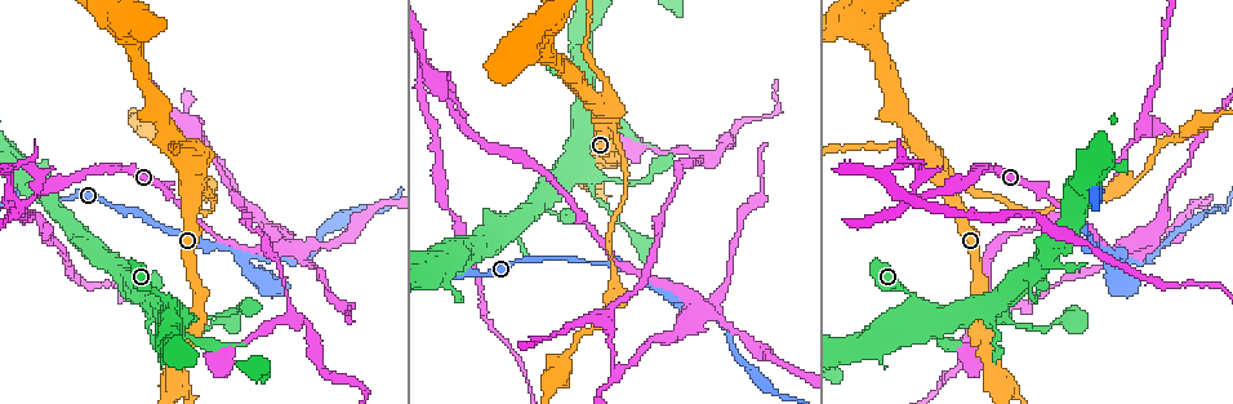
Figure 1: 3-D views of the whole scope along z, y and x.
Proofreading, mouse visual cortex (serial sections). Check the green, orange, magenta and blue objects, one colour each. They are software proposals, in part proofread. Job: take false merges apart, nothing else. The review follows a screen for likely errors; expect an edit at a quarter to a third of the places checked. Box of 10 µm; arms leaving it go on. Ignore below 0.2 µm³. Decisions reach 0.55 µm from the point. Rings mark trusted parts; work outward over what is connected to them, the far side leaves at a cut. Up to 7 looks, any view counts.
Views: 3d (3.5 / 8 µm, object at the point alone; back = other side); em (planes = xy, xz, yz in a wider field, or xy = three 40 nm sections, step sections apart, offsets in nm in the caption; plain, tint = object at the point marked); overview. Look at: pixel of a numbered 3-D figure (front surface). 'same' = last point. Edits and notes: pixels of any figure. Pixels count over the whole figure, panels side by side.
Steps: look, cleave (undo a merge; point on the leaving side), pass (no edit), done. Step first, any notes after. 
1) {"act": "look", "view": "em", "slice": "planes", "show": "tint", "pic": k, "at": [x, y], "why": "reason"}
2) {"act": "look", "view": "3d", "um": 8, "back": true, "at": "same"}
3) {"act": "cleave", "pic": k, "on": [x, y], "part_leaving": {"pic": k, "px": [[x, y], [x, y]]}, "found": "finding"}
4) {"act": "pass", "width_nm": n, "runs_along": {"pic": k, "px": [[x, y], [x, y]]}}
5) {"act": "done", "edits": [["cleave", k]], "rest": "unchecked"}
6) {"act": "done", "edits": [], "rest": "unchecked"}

{"act": "look", "view": "3d", "um": 3.5, "pic": 1, "at": [189, 185], "why": "branch point"}

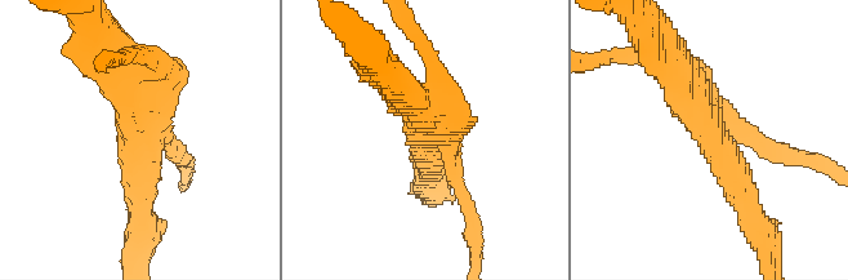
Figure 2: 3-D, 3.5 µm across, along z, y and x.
{"act": "look", "view": "em", "slice": "planes", "show": "tint", "pic": 2, "at": [712, 132]}

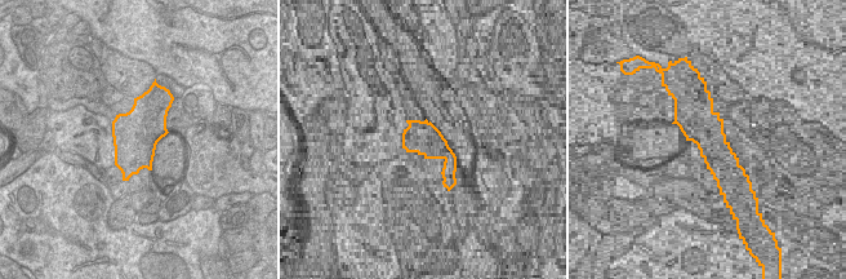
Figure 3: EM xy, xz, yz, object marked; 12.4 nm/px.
{"act": "cleave", "pic": 2, "on": [772, 147], "part_leaving": {"pic": 2, "px": [[724, 118], [771, 149], [820, 164]]}, "found": "two cells meet here"}

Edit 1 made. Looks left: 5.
{"act": "look", "view": "overview", "why": "redraw"}

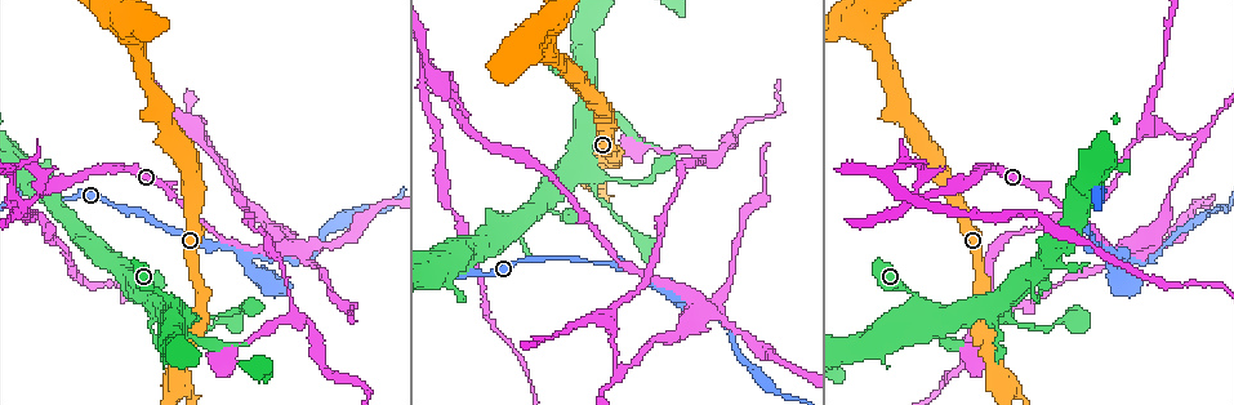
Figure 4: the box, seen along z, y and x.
{"act": "look", "view": "3d", "um": 3.5, "pic": 4, "at": [1136, 249], "why": "two arms in line, one across"}

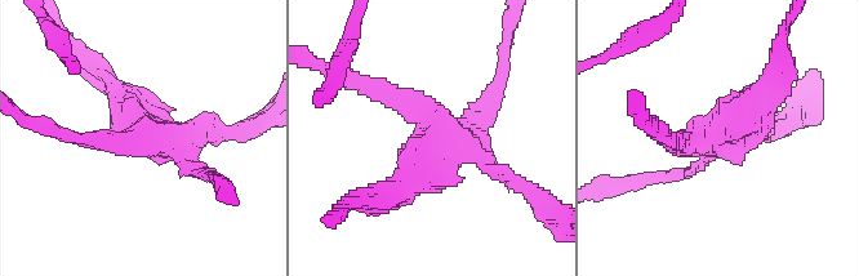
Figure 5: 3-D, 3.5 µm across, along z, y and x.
{"act": "look", "view": "em", "slice": "xy", "step": 5, "show": "tint", "pic": 5, "at": [436, 137], "why": "now the EM"}

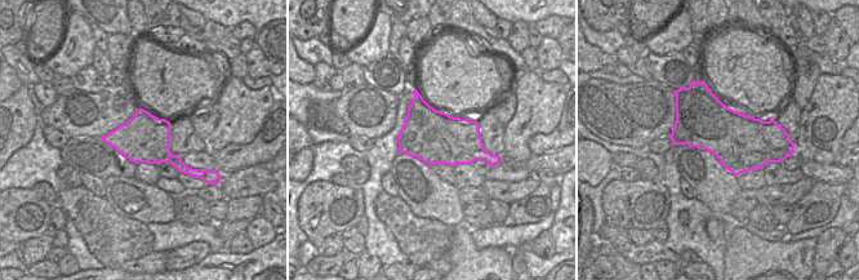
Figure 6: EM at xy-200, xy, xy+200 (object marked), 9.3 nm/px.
{"act": "look", "view": "em", "slice": "xy", "step": 3, "show": "tint", "at": "same"}

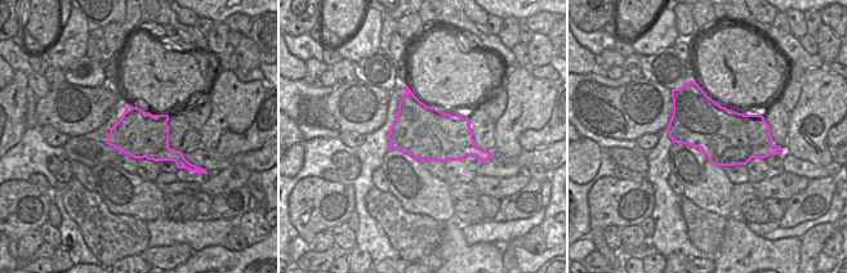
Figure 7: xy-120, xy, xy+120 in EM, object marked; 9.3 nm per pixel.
{"act": "cleave", "pic": 5, "on": [675, 174], "found": "a second cell is stuck on"}

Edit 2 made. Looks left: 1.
{"act": "done", "edits": [["cleave", 2], ["cleave", 5]], "rest": "unchecked"}

